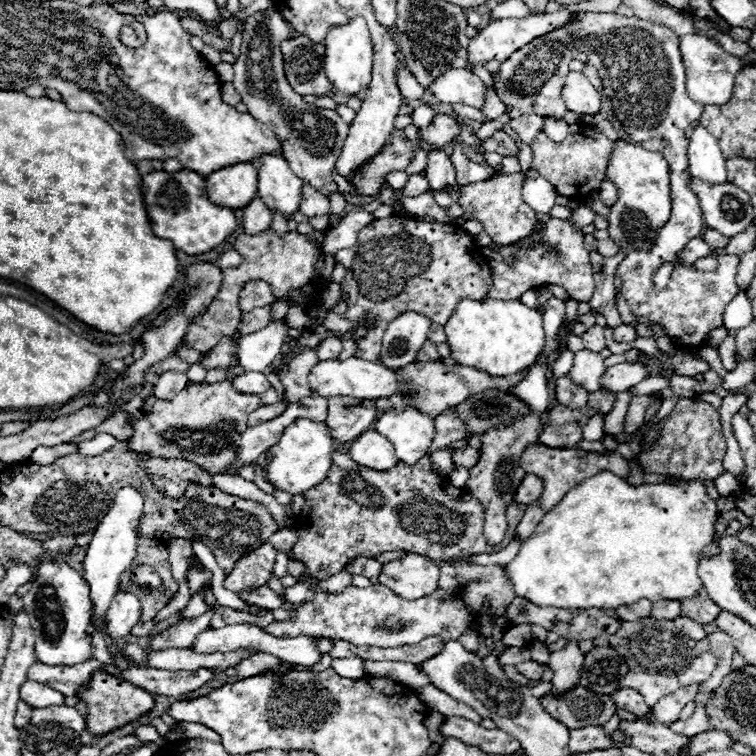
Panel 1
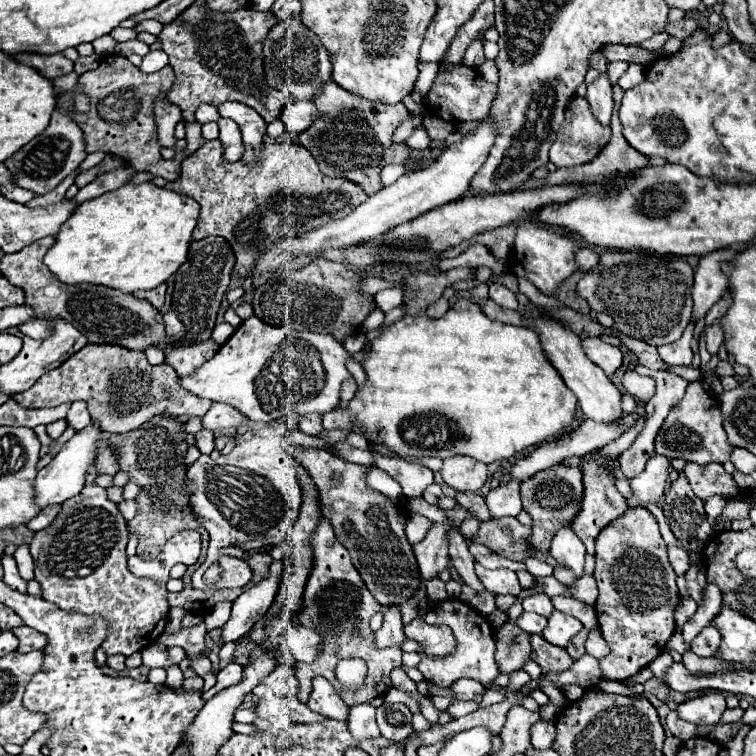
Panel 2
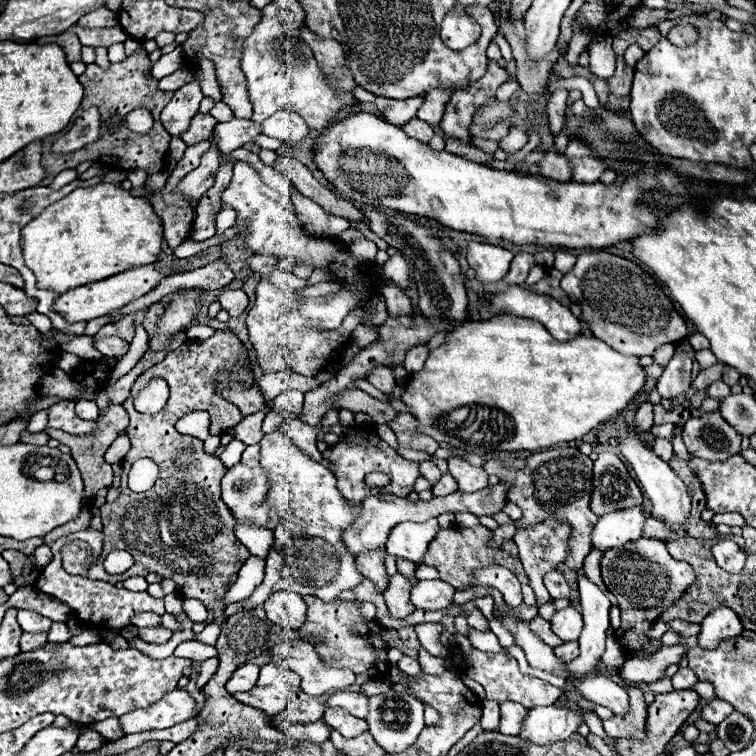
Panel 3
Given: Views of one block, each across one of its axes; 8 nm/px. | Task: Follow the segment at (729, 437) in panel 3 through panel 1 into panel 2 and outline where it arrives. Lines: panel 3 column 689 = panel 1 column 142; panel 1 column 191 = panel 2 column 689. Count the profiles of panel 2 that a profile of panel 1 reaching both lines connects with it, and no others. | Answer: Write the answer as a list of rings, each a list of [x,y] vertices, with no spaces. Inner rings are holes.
[[[690,382],[686,396],[680,400],[678,406],[674,406],[674,410],[670,410],[656,436],[656,454],[668,458],[682,458],[696,464],[724,464],[730,458],[732,450],[734,448],[728,444],[726,432],[722,428],[722,414],[716,400],[704,390],[702,382]]]

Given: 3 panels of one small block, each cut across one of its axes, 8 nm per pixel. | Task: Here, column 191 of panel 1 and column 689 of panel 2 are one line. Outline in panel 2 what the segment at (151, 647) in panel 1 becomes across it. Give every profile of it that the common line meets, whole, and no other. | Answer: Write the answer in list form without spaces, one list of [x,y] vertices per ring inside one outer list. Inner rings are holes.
[[[708,584],[706,590],[704,590],[704,600],[702,604],[698,606],[698,612],[682,626],[682,636],[684,636],[684,642],[690,644],[696,636],[698,636],[698,630],[706,628],[714,618],[716,614],[722,610],[722,592],[718,586],[714,584]]]

